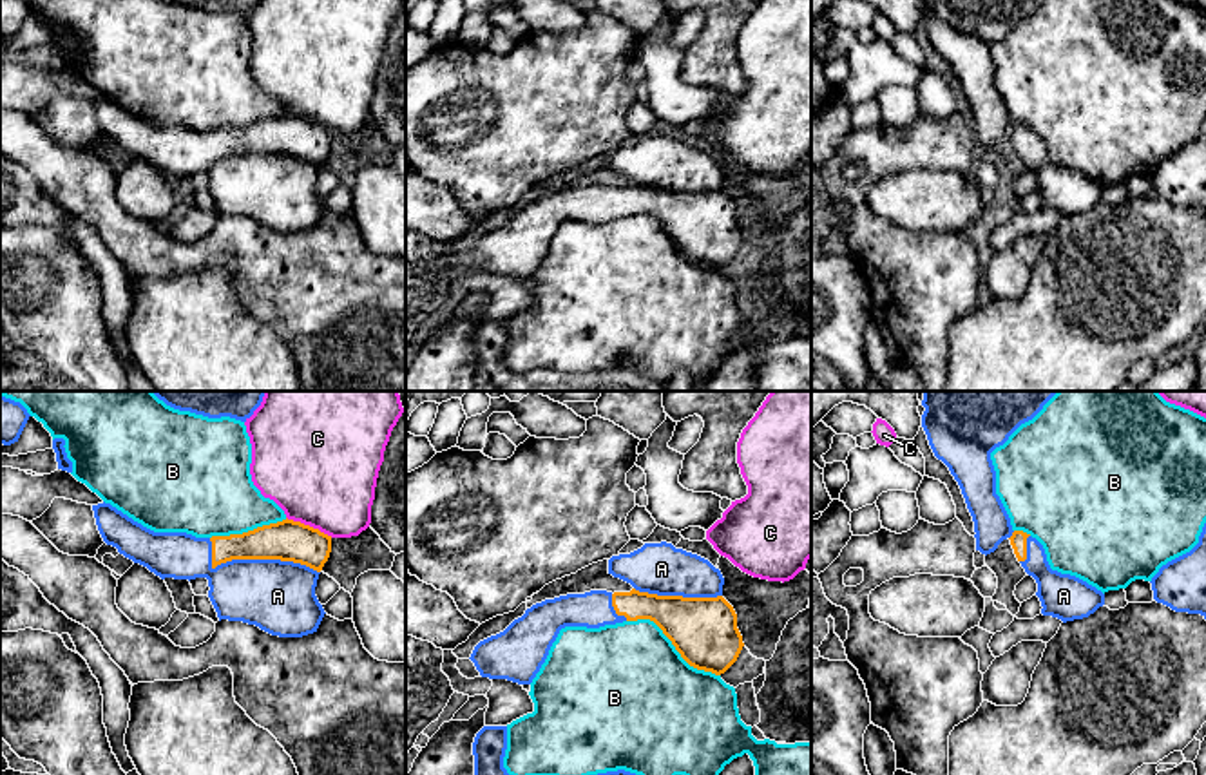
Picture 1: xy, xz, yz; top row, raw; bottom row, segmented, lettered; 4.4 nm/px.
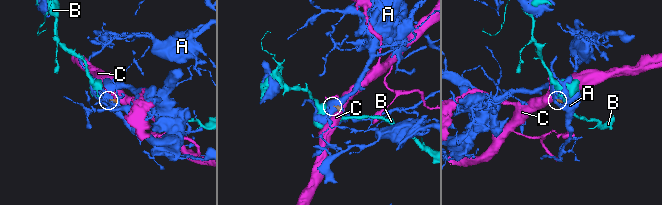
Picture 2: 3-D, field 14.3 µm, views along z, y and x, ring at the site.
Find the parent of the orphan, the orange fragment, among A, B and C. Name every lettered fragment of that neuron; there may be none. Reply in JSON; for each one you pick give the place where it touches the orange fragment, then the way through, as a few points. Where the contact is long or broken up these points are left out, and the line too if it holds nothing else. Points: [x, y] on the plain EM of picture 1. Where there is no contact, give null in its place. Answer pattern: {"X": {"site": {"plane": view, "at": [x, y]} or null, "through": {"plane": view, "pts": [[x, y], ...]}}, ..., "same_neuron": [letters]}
{"A": {"site": {"plane": "xy", "at": [252, 153]}}, "same_neuron": ["A"]}

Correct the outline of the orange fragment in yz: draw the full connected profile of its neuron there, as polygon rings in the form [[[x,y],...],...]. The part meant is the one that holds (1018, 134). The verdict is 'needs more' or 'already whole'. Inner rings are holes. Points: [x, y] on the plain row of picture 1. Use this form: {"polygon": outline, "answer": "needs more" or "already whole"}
{"polygon": [[[924,0],[922,22],[929,40],[942,54],[965,92],[967,103],[974,116],[976,145],[991,148],[1003,134],[1010,134],[1014,148],[1025,167],[1038,177],[1036,190],[1041,196],[1041,208],[1061,214],[1063,217],[1083,214],[1105,199],[1105,188],[1086,176],[1052,165],[1043,139],[1023,125],[1014,125],[1010,112],[996,89],[996,65],[991,47],[1003,40],[1009,31],[1025,16],[1032,14],[1043,0]]], "answer": "needs more"}

